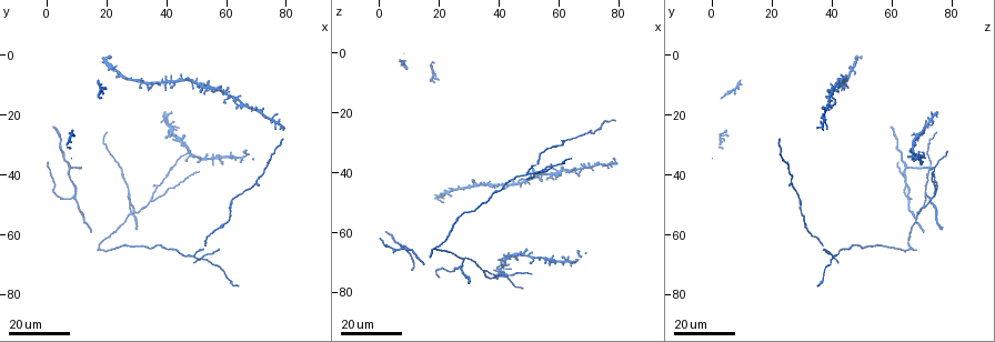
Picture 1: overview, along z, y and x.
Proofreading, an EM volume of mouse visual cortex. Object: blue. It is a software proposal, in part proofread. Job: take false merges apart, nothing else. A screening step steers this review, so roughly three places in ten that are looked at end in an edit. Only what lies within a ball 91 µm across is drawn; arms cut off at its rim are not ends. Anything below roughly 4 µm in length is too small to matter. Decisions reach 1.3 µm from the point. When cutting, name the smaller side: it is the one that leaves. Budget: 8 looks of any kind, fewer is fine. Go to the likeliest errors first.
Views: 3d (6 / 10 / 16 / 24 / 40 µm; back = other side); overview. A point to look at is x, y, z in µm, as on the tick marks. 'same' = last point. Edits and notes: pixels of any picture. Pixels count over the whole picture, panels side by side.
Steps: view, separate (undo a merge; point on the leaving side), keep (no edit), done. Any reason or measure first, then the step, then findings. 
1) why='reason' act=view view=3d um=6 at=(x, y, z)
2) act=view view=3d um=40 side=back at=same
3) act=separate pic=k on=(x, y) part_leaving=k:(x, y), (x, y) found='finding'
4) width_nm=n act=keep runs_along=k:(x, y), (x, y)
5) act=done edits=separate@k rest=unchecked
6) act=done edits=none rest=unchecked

why='four-way junction' act=view view=3d um=16 at=(52, 67, 40)

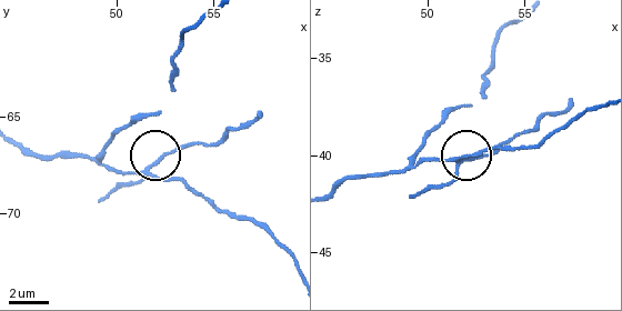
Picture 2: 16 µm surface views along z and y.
why='closer look' act=view view=3d um=6 at=(51.6, 67.8, 40.2)

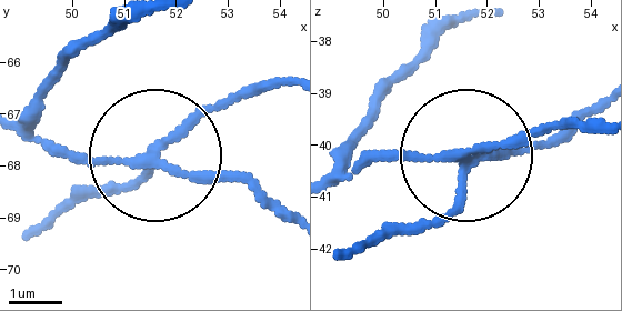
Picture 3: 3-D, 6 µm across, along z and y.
arms=4 act=separate pic=3 on=(223, 101) part_leaving=3:(159, 143), (287, 78) found='a second neuron is stuck on'

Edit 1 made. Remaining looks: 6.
why='redraw' act=view view=overview

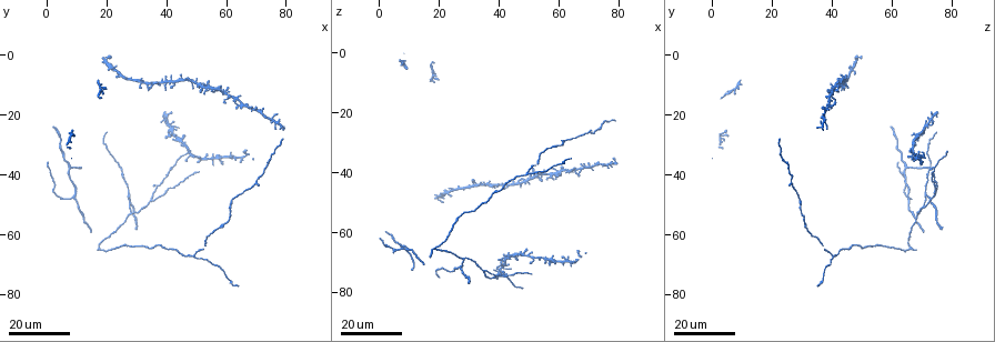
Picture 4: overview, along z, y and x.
why='branch point' act=view view=3d um=24 at=(35, 48, 73)

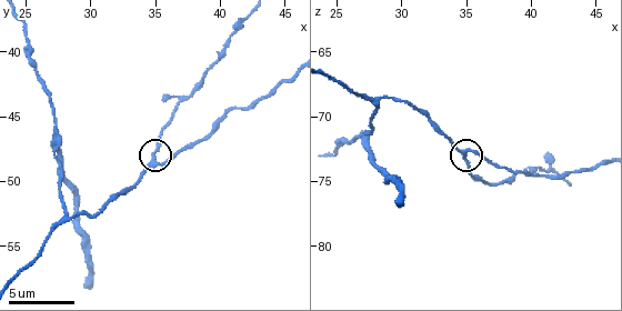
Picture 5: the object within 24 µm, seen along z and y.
act=view view=3d um=6 at=(35.0, 48.6, 72.6)

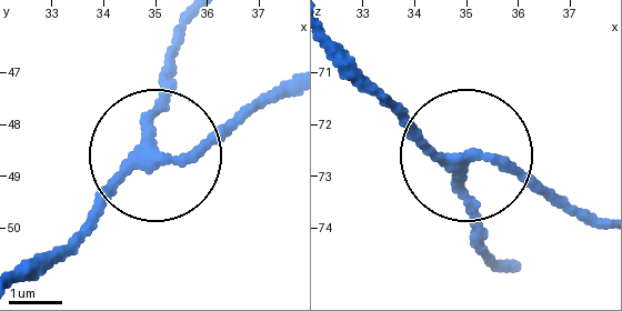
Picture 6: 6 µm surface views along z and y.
side_arm_um=26 arms=3 act=keep found='continuous, no second neuron'

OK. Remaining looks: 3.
why='three arms meet' act=view view=3d um=16 at=(27.4, 47.0, 71.6)

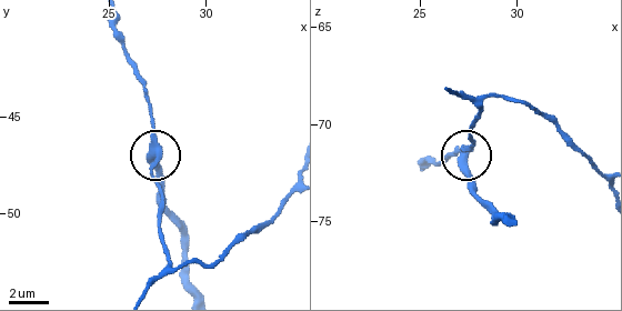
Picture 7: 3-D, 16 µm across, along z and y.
act=view view=3d um=6 at=(27.2, 47.0, 71.7)

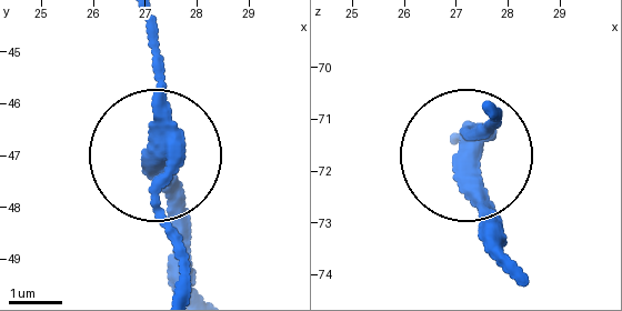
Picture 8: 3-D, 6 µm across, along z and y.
arms=3 act=separate pic=8 on=(479, 190) found='two neurons meet here'

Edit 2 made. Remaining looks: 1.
act=done edits=separate@3,separate@8 rest=unchecked

